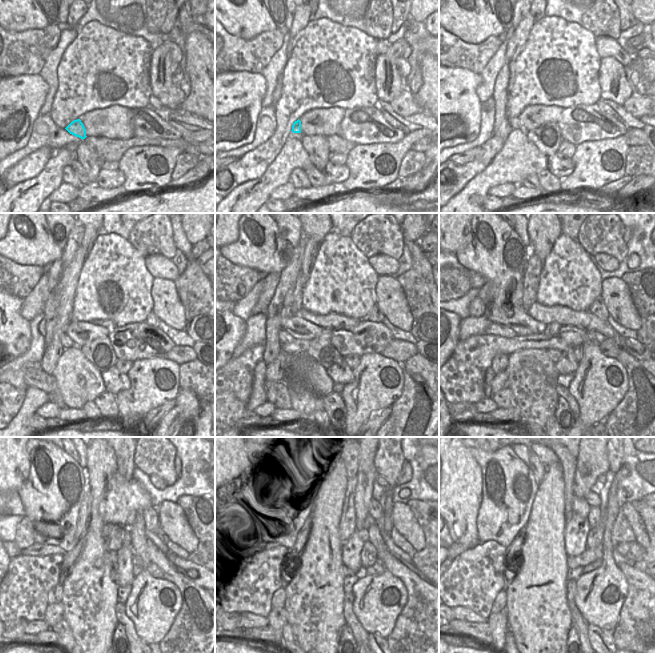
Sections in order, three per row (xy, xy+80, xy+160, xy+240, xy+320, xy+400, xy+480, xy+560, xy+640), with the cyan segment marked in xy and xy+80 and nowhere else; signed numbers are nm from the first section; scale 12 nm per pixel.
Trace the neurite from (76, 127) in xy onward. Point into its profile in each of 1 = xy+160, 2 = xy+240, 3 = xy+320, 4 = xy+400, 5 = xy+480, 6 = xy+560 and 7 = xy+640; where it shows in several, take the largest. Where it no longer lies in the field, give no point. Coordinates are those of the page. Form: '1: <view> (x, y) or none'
1: xy+160 (515, 122)
2: xy+240 (66, 342)
3: xy+320 (285, 338)
4: xy+400 (496, 329)
5: xy+480 (41, 550)
6: xy+560 (254, 544)
7: xy+640 (459, 548)

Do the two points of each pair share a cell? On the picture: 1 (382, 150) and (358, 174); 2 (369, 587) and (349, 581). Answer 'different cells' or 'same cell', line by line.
1: same cell
2: different cells

